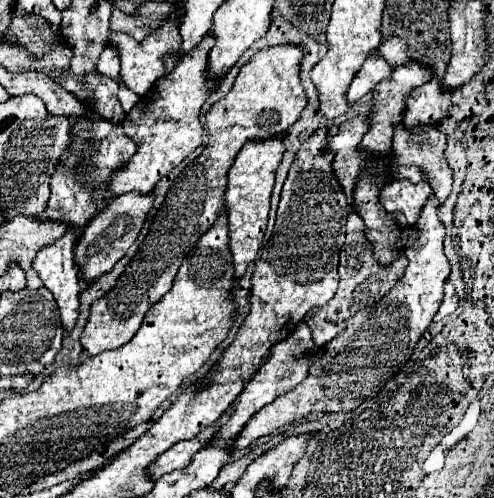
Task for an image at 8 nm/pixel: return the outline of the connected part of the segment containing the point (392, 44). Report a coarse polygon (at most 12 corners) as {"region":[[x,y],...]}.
{"region":[[393,35],[377,47],[391,67],[409,63],[407,41]]}

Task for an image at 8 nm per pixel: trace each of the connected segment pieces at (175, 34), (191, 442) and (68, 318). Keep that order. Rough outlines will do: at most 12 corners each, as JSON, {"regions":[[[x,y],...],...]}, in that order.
{"regions":[[[179,9],[137,43],[111,31],[121,79],[147,95],[163,75],[163,55],[181,47]],[[217,423],[193,439],[175,443],[149,467],[153,479],[187,467],[191,457],[217,433]],[[81,227],[41,247],[33,269],[53,293],[65,329],[79,311],[73,245]]]}

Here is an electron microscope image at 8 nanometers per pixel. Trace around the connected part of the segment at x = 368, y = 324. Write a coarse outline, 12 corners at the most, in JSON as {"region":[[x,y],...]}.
{"region":[[431,195],[409,267],[235,441],[355,409],[409,361],[451,271]]}

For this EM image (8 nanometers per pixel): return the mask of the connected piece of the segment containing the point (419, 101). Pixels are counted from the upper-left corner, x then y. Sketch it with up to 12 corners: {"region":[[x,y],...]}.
{"region":[[435,75],[409,93],[403,123],[439,123],[451,91]]}

